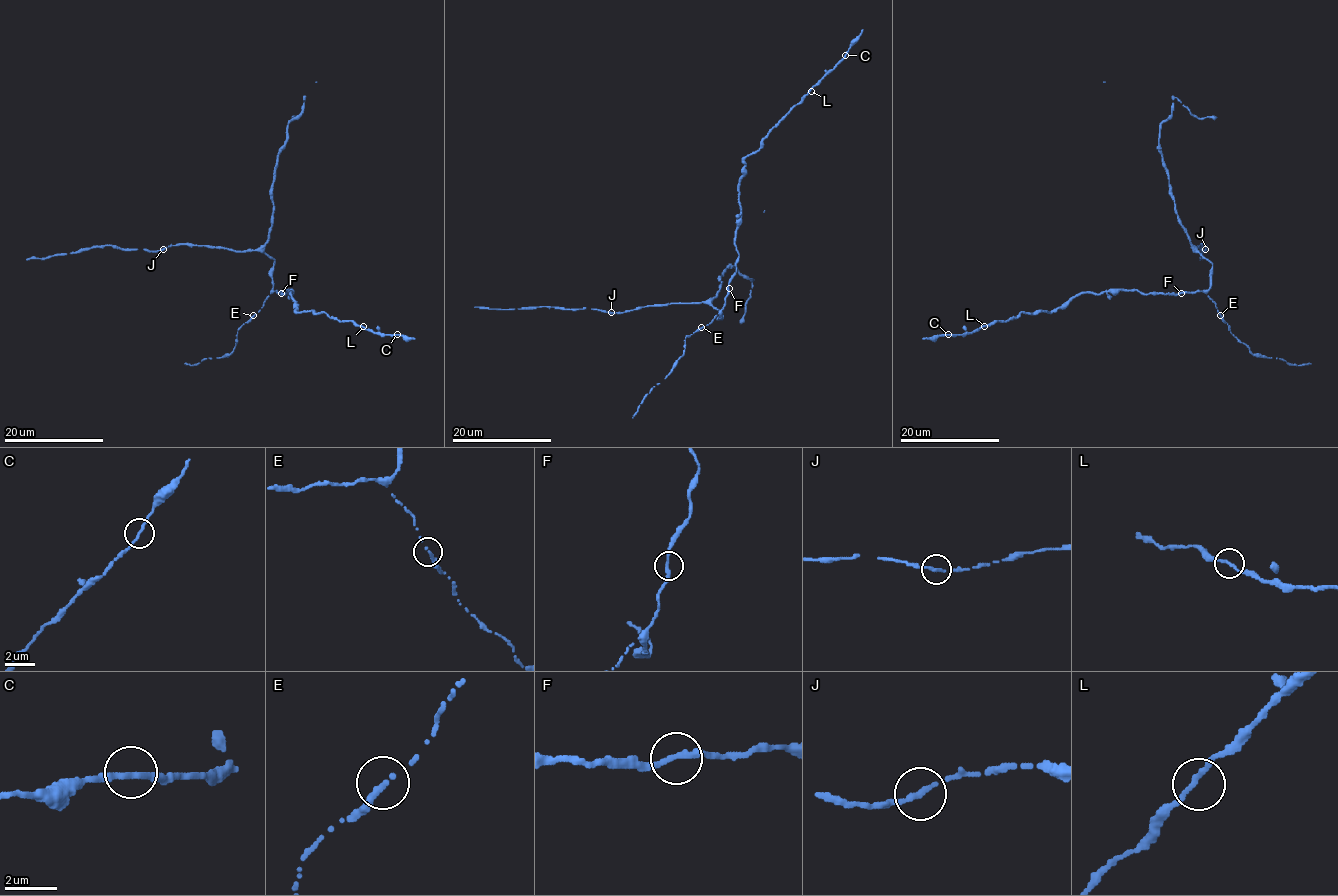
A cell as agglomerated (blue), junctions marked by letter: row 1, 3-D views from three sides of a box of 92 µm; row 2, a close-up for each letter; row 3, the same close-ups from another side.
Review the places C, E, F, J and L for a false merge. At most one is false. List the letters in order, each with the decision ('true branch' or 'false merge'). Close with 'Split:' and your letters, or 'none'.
C: true branch
E: true branch
F: true branch
J: true branch
L: true branch
Split: none

